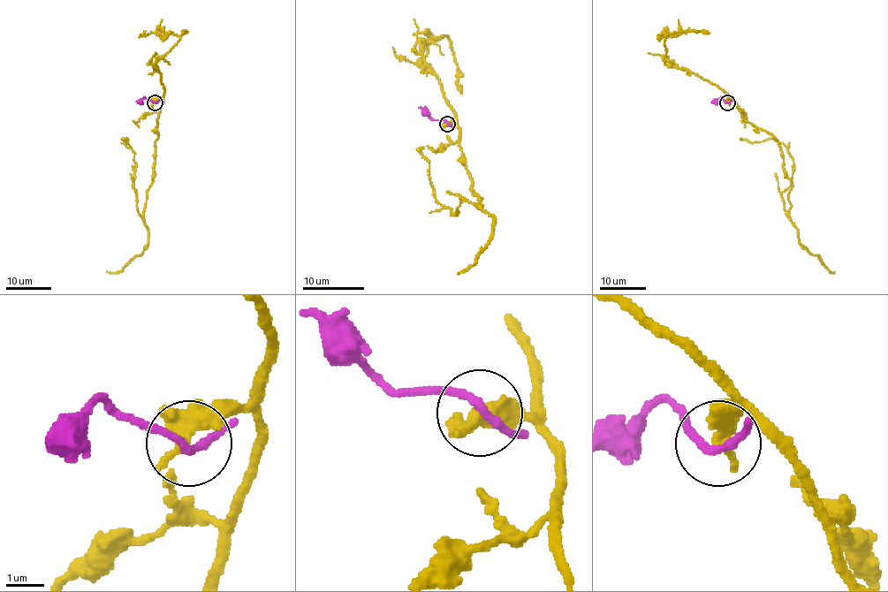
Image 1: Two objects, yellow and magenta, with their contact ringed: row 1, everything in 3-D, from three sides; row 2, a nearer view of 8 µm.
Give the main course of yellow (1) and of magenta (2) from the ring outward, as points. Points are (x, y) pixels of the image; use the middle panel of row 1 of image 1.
1: (447, 123), (459, 127), (459, 148), (480, 208), (460, 198), (456, 214), (436, 199), (423, 147)
2: (448, 123), (428, 117), (419, 108)

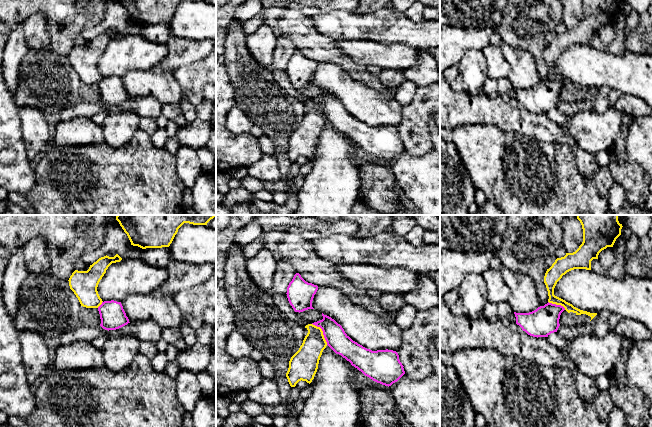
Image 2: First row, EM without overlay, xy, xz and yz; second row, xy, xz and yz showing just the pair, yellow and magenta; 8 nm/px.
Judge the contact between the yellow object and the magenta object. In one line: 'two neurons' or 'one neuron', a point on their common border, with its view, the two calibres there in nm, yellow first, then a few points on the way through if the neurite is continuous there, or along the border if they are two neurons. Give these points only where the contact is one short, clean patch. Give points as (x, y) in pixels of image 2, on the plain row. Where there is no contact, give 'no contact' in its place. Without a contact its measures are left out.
two neurons | xz (322, 108) | 190/170 nm | along xz (312, 99), (321, 105), (327, 120)

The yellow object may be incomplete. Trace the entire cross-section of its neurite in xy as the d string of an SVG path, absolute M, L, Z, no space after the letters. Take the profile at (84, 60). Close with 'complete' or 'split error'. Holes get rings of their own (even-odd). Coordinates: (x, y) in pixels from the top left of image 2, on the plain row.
M116 30L114 33L104 32L90 41L87 47L75 46L69 54L70 65L78 74L81 82L98 84L102 80L97 63L112 39L120 38L122 34Z; complete

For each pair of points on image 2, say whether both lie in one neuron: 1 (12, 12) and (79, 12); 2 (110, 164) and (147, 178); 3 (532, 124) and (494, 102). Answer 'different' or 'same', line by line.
1: same
2: same
3: same

